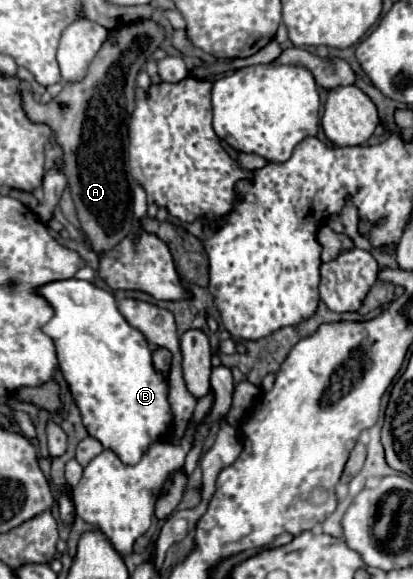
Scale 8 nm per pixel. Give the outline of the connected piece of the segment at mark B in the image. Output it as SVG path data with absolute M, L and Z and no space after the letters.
M61 280L41 288L41 294L49 300L55 314L43 326L43 332L53 338L59 358L59 368L69 384L69 390L77 402L83 418L83 426L89 436L99 440L103 448L115 452L125 464L137 464L151 444L157 442L157 432L171 432L173 414L169 404L169 384L161 372L153 366L151 350L145 336L127 324L117 308L111 292L85 282L85 280Z

